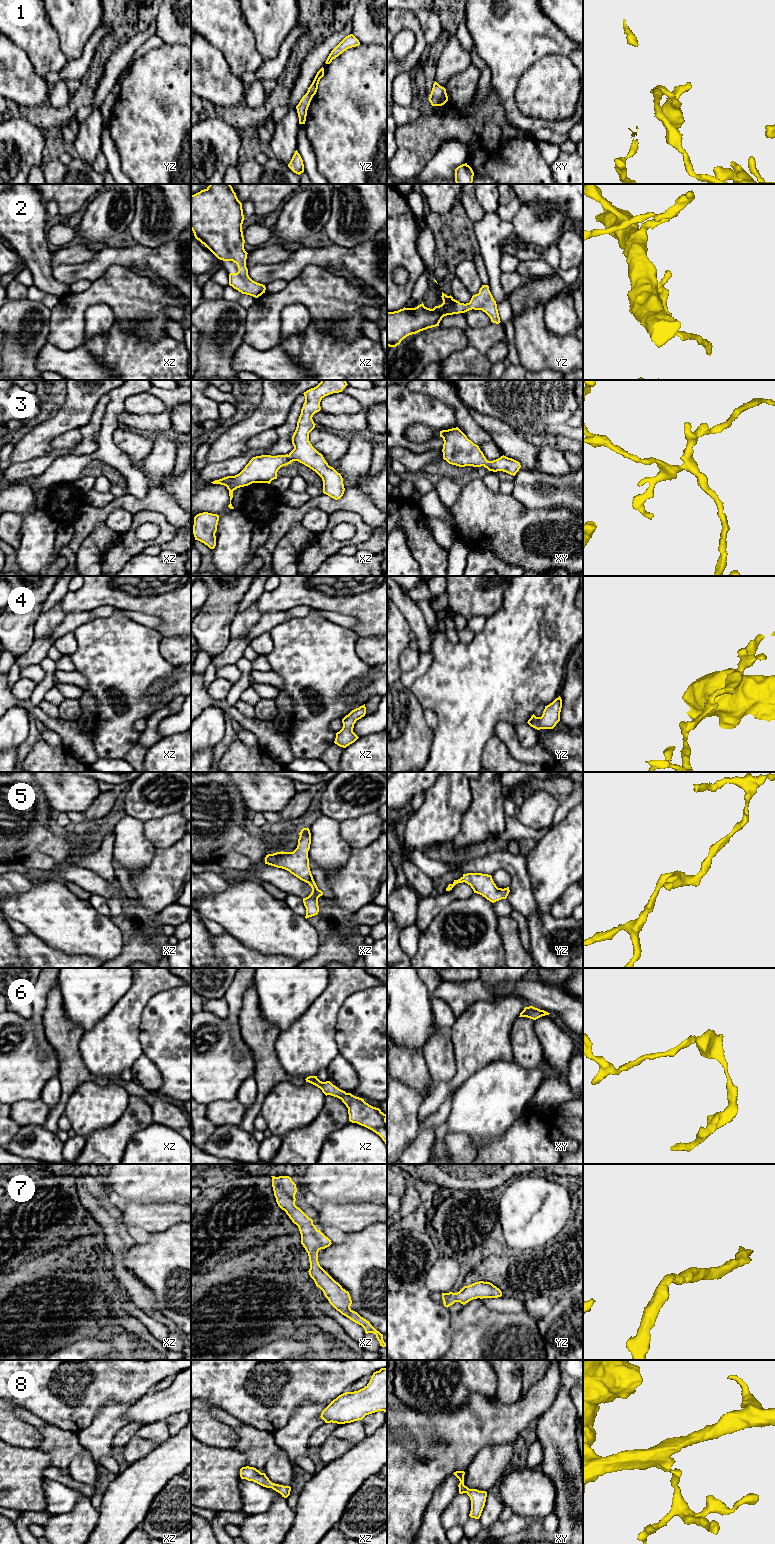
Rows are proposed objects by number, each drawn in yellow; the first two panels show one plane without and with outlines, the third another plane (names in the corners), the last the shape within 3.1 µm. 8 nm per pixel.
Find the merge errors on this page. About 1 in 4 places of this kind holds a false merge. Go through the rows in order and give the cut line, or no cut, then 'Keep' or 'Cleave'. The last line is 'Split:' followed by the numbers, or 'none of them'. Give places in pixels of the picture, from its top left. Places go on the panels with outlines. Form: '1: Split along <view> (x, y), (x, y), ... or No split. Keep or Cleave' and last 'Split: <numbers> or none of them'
1: No split. Keep
2: No split. Keep
3: No split. Keep
4: No split. Keep
5: No split. Keep
6: No split. Keep
7: No split. Keep
8: No split. Keep
Split: none of them

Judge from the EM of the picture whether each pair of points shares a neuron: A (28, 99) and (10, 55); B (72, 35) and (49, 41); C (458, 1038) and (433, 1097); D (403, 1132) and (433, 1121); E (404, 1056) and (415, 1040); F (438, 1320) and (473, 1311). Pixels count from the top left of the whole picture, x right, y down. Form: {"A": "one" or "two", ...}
{"A": "one", "B": "two", "C": "one", "D": "two", "E": "two", "F": "two"}

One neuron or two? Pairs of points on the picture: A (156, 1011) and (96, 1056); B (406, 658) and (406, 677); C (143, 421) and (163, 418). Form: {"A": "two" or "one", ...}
{"A": "two", "B": "two", "C": "one"}

